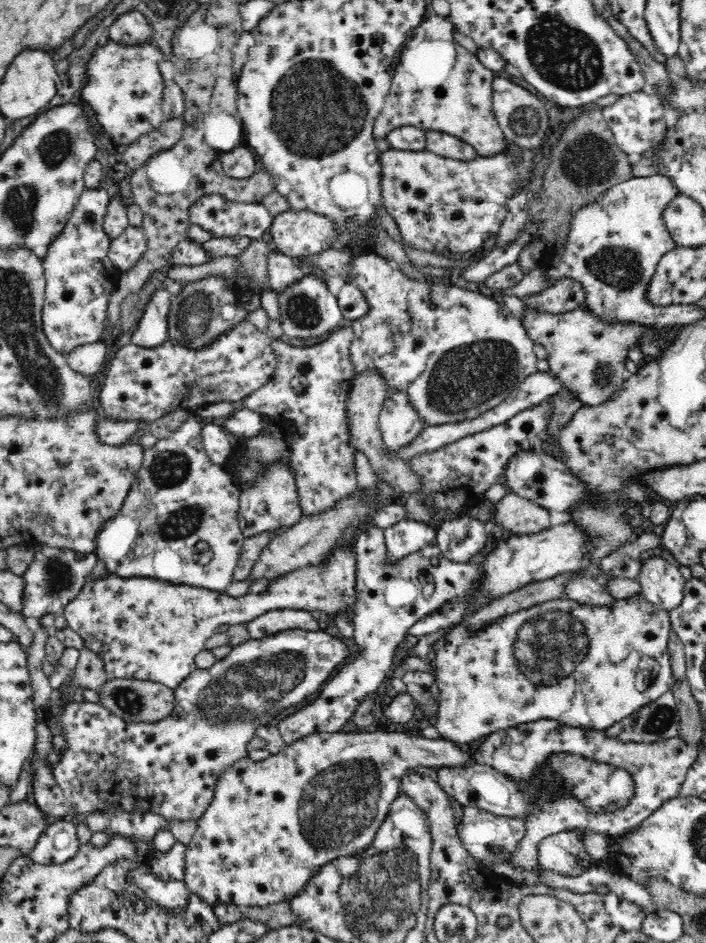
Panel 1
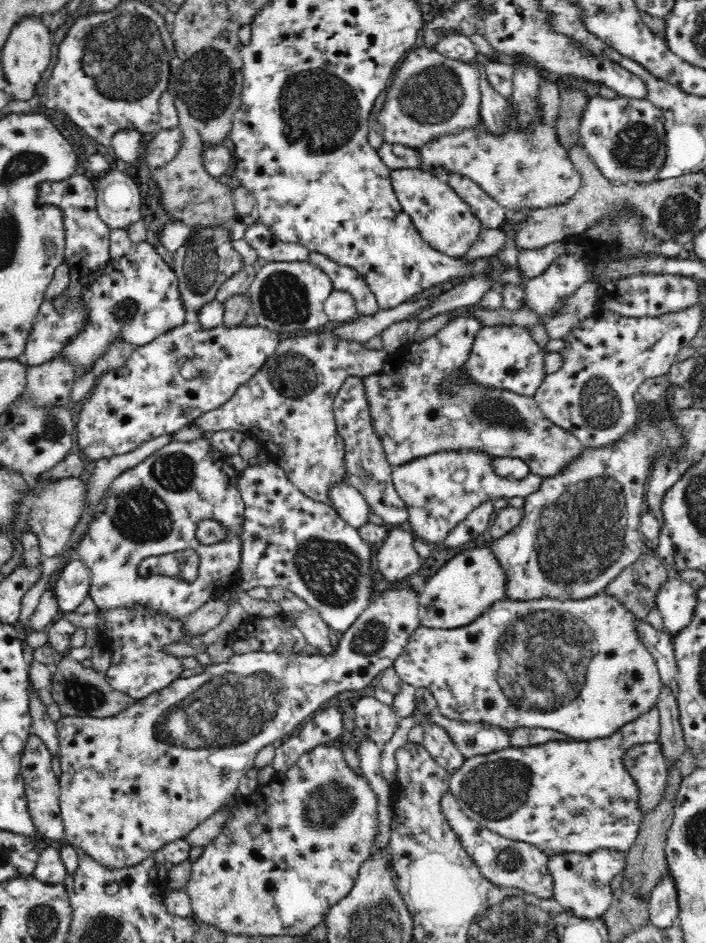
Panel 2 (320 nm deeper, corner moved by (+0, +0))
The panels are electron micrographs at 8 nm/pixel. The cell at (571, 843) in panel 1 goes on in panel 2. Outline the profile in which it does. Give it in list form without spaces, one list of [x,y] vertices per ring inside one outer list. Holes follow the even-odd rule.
[[[600,849],[587,855],[562,853],[549,855],[548,870],[553,876],[553,898],[560,906],[581,919],[600,919],[610,908],[613,892],[610,882],[626,866],[625,854],[621,851]]]

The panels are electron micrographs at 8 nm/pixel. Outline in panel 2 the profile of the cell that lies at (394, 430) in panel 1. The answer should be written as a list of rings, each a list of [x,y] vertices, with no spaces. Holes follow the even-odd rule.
[[[468,312],[450,318],[434,336],[419,343],[410,342],[389,353],[380,372],[360,376],[372,429],[378,435],[384,455],[393,468],[437,452],[480,451],[494,457],[523,460],[530,472],[551,477],[559,475],[582,454],[582,443],[572,433],[548,420],[537,407],[533,396],[484,386],[469,378],[467,360],[476,335],[483,326],[480,319]]]

